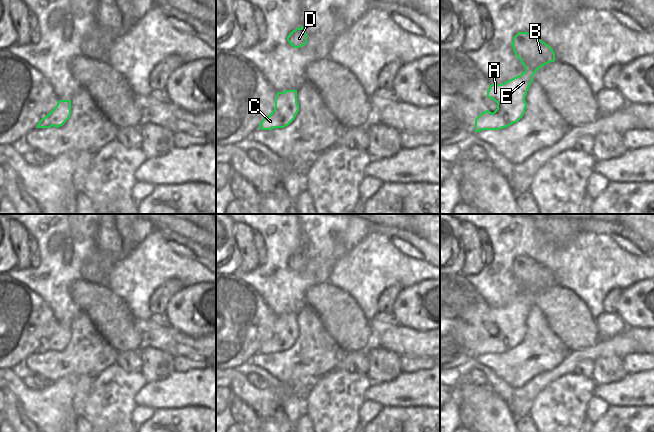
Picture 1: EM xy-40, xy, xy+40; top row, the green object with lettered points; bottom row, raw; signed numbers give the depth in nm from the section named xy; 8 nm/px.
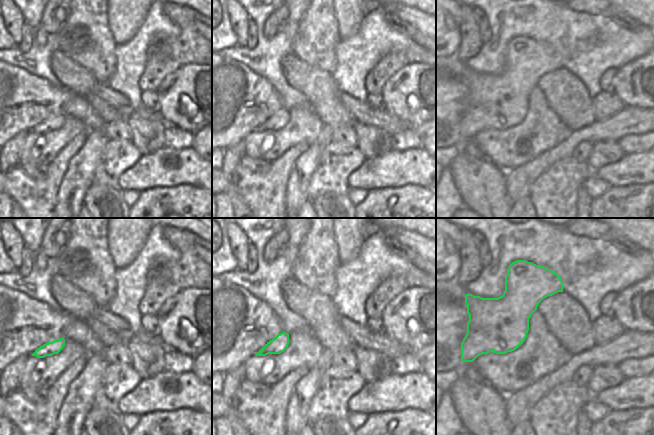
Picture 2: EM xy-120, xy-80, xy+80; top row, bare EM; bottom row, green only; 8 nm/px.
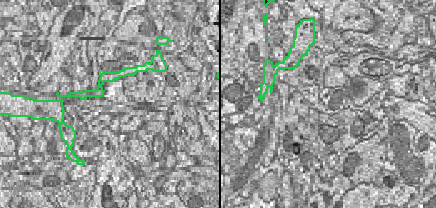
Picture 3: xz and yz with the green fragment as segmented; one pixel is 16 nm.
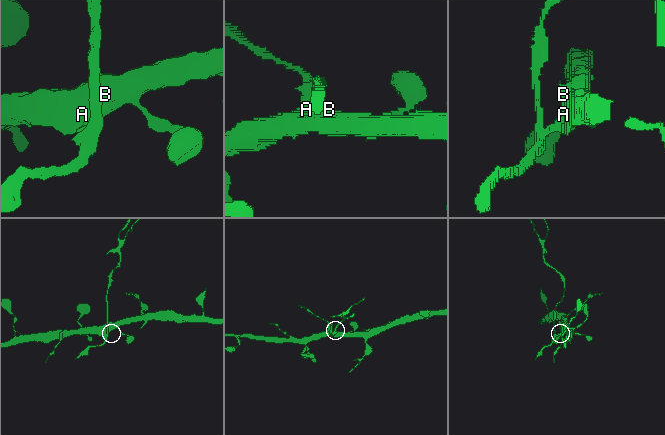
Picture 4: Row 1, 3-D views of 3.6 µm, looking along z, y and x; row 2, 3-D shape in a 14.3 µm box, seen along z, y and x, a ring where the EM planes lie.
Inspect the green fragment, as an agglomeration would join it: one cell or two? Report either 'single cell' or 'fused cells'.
fused cells

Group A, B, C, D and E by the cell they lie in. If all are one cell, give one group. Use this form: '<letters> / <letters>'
A B D E / C

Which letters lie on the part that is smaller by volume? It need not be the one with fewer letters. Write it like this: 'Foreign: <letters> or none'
Foreign: C

